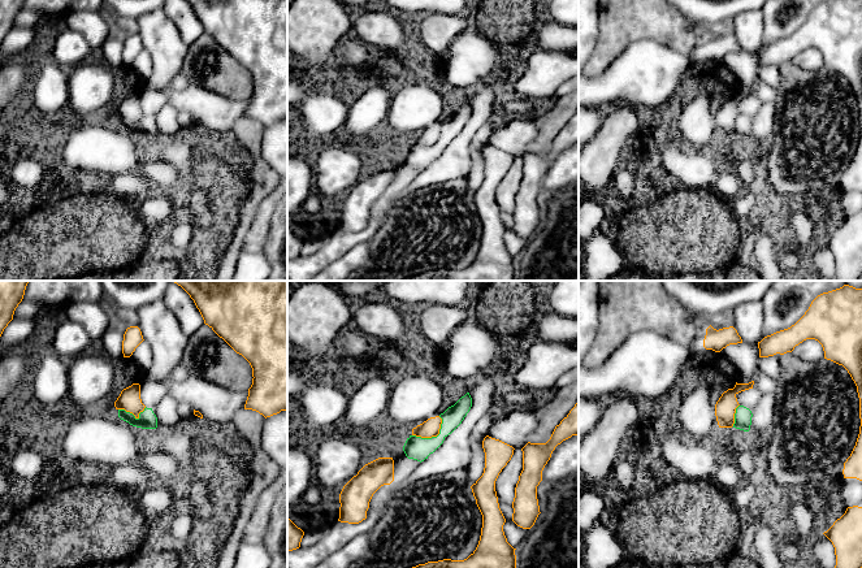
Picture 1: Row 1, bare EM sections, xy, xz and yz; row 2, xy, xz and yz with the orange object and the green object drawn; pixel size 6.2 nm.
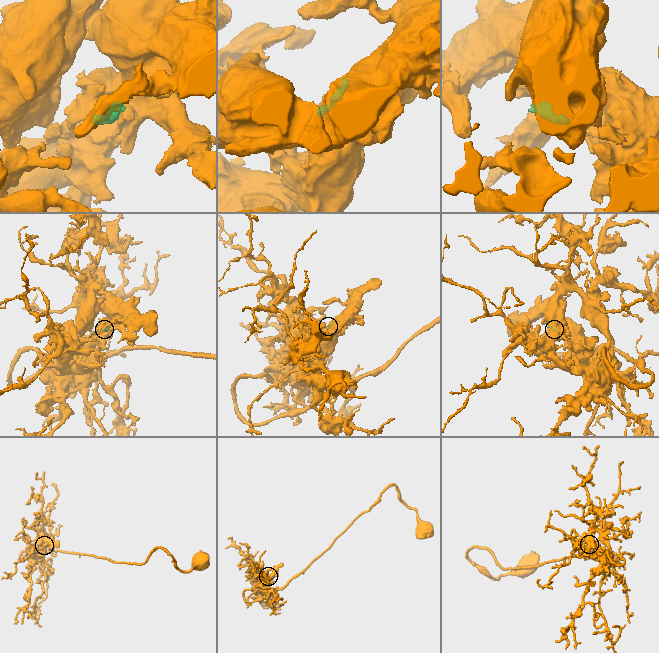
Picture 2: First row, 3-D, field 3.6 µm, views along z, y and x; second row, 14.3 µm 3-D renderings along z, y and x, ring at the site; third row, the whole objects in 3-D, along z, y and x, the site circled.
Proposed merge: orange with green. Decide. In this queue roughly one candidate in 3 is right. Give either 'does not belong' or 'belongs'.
does not belong

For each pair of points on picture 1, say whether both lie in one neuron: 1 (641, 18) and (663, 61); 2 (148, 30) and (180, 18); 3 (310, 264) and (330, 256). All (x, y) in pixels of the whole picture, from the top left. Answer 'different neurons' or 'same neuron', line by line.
1: different neurons
2: different neurons
3: same neuron

